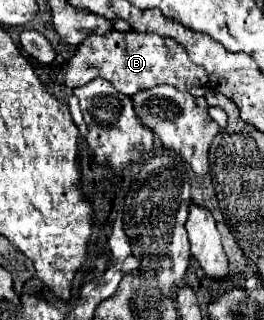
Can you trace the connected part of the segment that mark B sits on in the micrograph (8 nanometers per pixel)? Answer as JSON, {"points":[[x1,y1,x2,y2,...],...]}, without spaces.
{"points":[[110,30,108,34,102,36,100,34,86,36,78,44,76,54,68,60,68,64,58,70,50,70,50,76,56,82,62,82,70,88,78,88,100,76,112,82,114,88,126,96,134,96,140,90,148,90,158,84,170,84,176,90,194,96,204,96,210,90,206,70,188,58,188,52,180,42,158,34,116,32,116,30]]}

